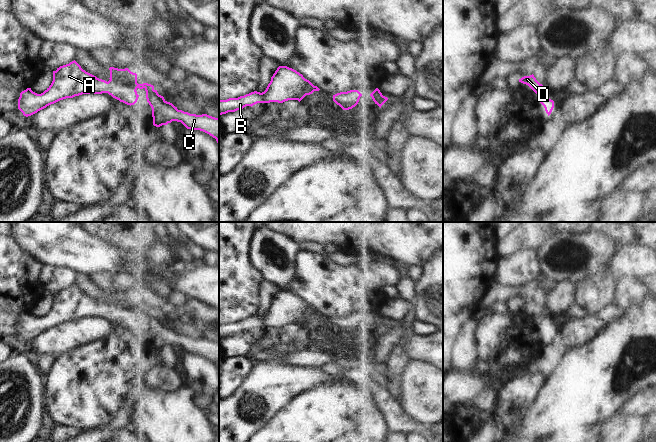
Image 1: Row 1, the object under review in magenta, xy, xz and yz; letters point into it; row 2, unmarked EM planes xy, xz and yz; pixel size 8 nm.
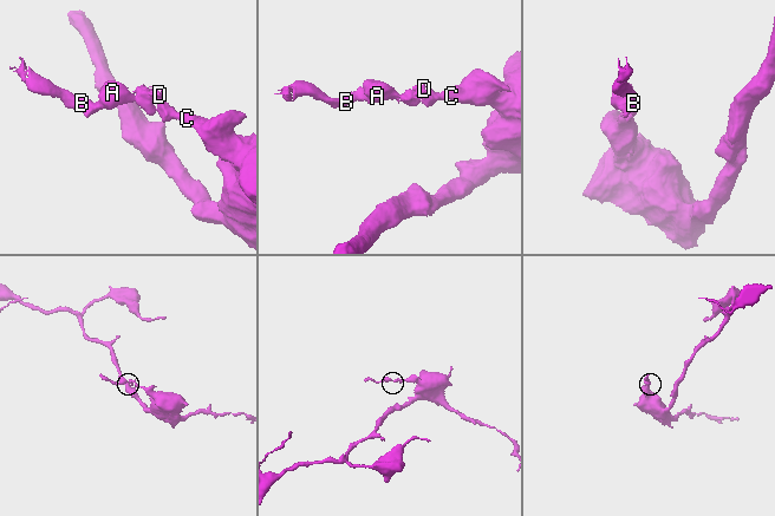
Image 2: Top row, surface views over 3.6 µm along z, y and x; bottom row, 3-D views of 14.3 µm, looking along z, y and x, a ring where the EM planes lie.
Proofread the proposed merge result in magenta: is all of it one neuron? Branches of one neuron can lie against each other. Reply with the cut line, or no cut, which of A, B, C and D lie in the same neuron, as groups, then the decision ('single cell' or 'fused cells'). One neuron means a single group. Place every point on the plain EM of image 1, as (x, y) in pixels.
no cut | A B C D | single cell

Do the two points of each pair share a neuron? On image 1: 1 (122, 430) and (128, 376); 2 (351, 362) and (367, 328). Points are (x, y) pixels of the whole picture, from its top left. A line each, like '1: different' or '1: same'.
1: different
2: different

